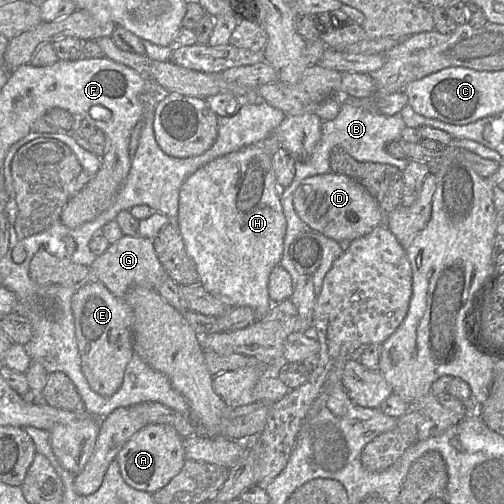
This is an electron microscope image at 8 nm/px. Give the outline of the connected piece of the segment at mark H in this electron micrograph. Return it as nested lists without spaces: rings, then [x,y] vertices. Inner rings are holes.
[[[250,145],[239,151],[219,157],[199,168],[187,177],[181,185],[178,216],[175,221],[181,233],[186,252],[195,264],[199,284],[211,295],[225,302],[230,307],[248,306],[254,310],[258,319],[265,317],[273,306],[268,294],[269,275],[273,268],[281,262],[286,233],[286,219],[280,202],[280,188],[272,167],[272,155],[267,154],[257,145]]]

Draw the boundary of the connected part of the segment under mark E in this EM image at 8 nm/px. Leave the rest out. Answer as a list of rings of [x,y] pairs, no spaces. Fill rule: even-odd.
[[[98,280],[86,283],[74,294],[72,311],[82,371],[96,393],[111,396],[121,387],[125,369],[134,352],[134,312],[123,299],[115,297]]]

